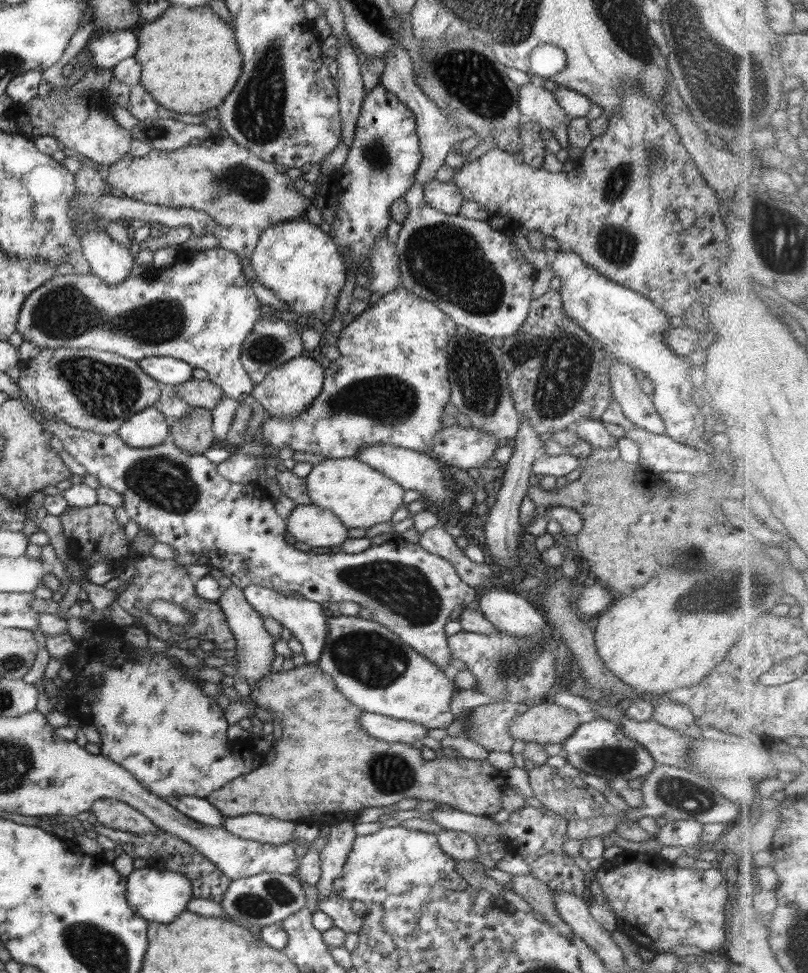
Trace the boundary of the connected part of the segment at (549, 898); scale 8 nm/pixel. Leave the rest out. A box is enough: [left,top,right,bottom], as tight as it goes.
[512,875,574,938]

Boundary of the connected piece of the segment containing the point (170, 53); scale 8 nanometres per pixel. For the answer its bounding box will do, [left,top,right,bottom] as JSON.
[134,5,242,114]

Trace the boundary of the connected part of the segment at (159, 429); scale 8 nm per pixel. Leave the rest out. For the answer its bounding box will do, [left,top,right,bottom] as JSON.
[118,407,171,448]

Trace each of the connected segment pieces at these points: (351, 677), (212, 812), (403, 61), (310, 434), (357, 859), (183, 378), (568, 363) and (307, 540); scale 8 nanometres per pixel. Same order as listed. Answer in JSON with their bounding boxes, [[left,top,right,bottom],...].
[[316,616,455,729],[165,795,225,827],[379,44,475,186],[263,286,457,458],[333,825,469,909],[137,357,193,386],[500,288,613,437],[286,504,348,547]]

